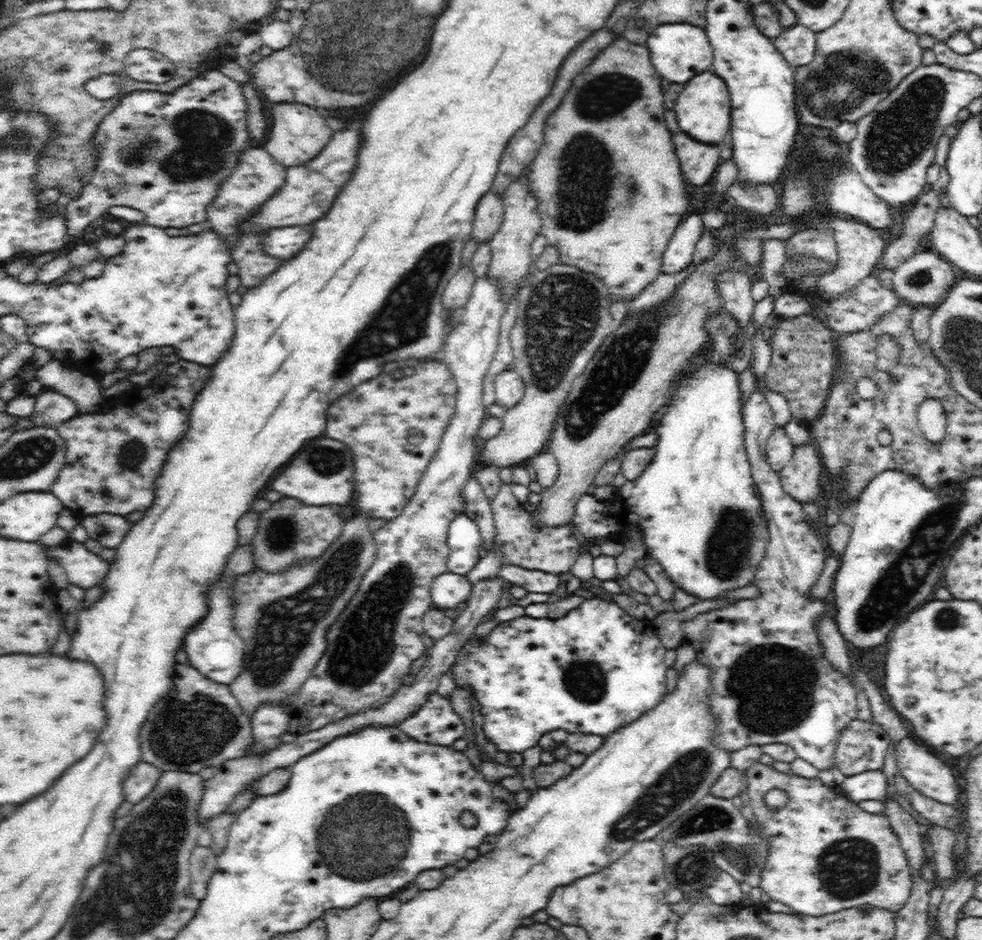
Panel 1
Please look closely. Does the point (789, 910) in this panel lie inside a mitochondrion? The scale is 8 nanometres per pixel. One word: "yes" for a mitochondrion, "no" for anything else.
no

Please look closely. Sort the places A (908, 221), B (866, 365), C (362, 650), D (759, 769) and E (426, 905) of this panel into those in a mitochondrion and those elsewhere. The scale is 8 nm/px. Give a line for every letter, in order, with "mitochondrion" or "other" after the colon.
A: other
B: other
C: mitochondrion
D: other
E: other

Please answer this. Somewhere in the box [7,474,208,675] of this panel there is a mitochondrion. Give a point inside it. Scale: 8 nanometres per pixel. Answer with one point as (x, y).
(99, 529)

